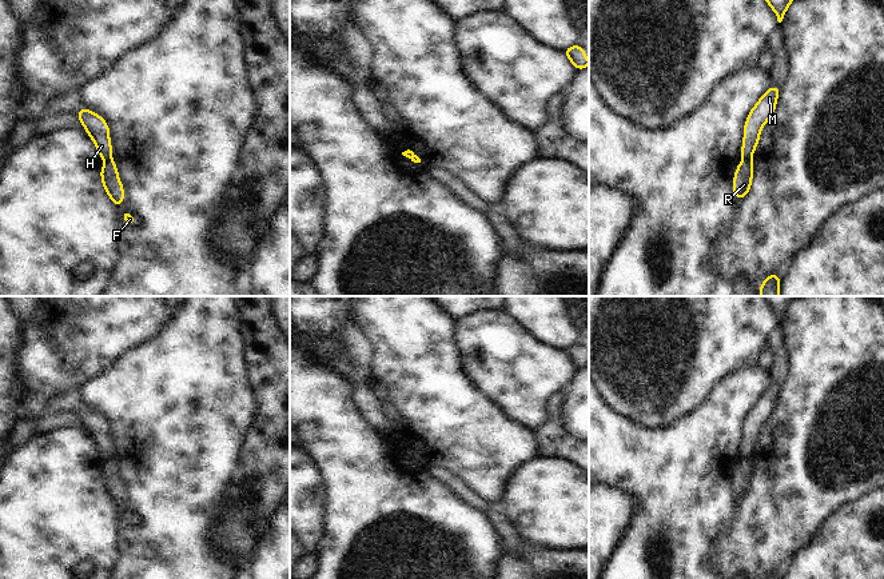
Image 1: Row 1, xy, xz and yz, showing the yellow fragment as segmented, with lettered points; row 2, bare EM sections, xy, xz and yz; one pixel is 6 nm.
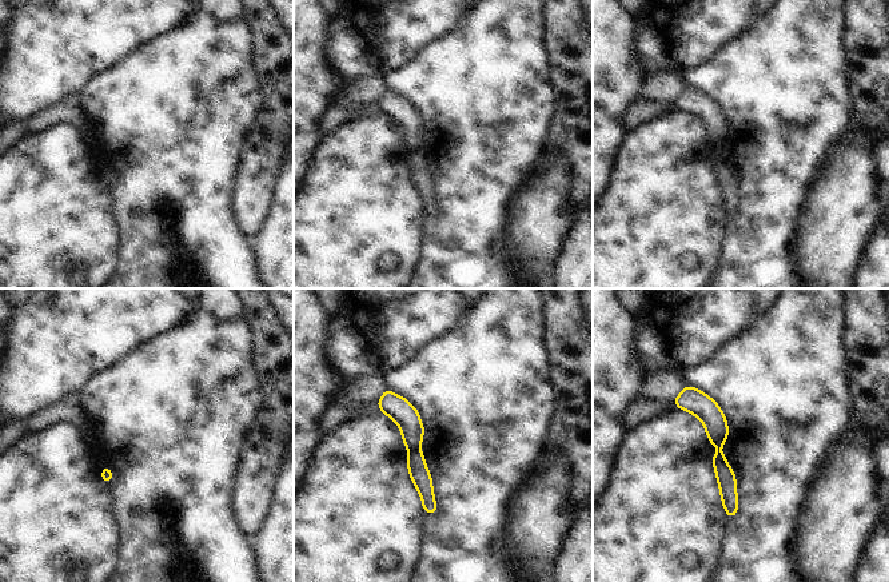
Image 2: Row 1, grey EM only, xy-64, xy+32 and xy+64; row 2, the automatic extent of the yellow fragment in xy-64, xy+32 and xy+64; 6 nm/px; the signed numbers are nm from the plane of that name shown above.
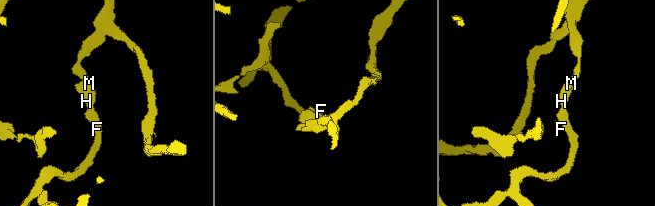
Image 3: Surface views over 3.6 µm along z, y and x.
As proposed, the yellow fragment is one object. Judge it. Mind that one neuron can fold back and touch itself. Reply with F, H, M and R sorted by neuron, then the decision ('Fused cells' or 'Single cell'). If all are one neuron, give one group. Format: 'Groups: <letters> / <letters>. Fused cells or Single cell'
Groups: F R / H M. Fused cells

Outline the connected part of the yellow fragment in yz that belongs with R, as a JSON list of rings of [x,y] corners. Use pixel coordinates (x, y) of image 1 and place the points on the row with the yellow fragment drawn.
[[[741,160],[733,177],[733,193],[737,200],[746,196],[752,185],[754,167],[752,160]]]

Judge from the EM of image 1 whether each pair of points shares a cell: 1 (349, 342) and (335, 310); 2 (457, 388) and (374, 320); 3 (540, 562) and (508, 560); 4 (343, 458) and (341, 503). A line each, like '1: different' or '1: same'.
1: different
2: same
3: same
4: same

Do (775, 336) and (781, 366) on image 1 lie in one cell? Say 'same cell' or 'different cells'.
same cell

